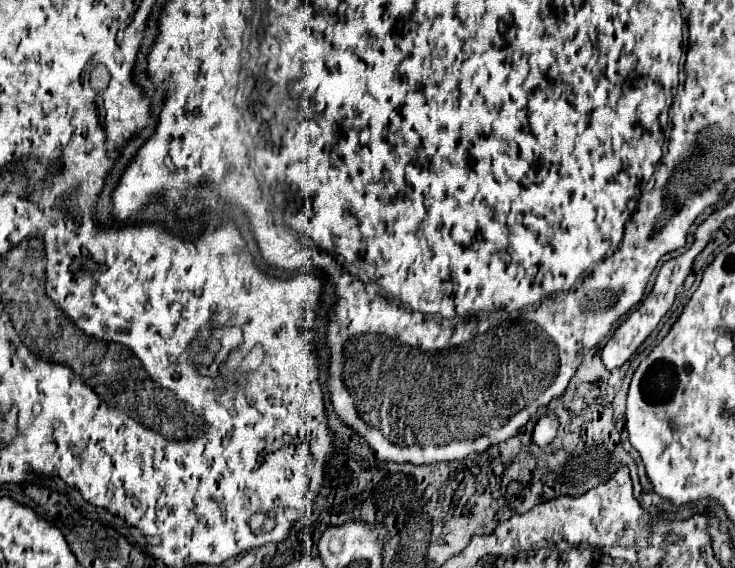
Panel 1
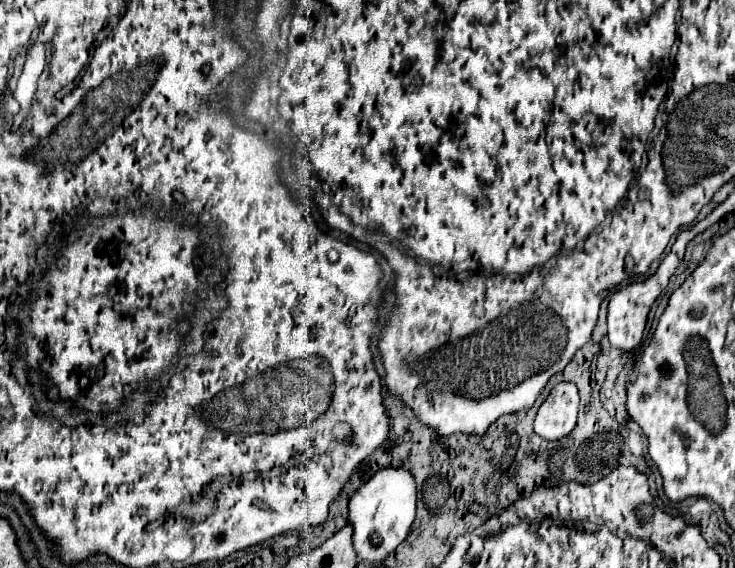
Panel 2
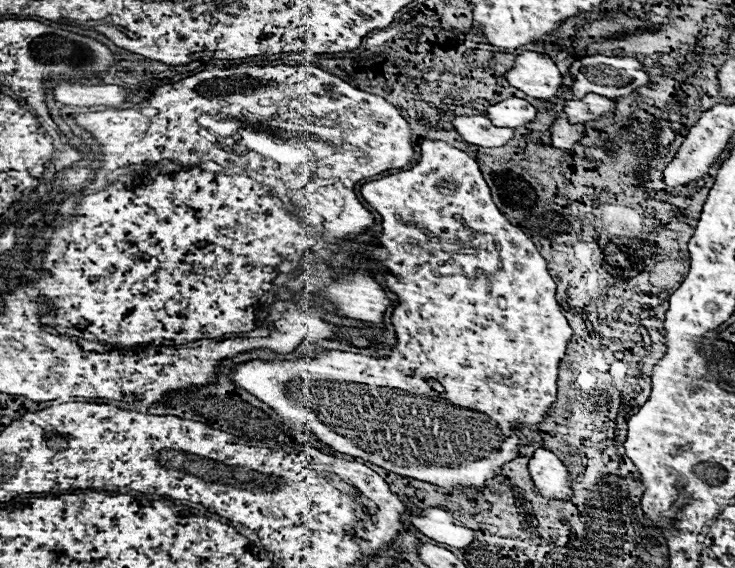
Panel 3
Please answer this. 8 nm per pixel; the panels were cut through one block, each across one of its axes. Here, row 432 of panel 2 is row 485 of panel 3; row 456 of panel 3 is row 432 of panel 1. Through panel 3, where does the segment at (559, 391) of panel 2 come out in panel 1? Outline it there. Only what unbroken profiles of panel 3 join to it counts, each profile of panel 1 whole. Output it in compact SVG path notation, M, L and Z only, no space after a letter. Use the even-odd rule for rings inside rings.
M550 414L540 416L540 420L536 422L536 426L532 430L532 442L538 446L550 444L556 438L558 426L560 426L560 420L556 416L550 416Z

